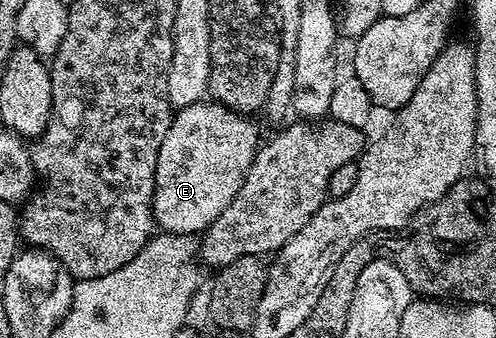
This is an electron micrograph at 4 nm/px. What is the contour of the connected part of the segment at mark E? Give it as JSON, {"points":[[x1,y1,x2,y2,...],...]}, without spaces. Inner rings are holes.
{"points":[[214,100,199,101,174,113,158,153,155,177,154,216,162,231,193,236,223,214,240,191,261,142,251,120]]}

